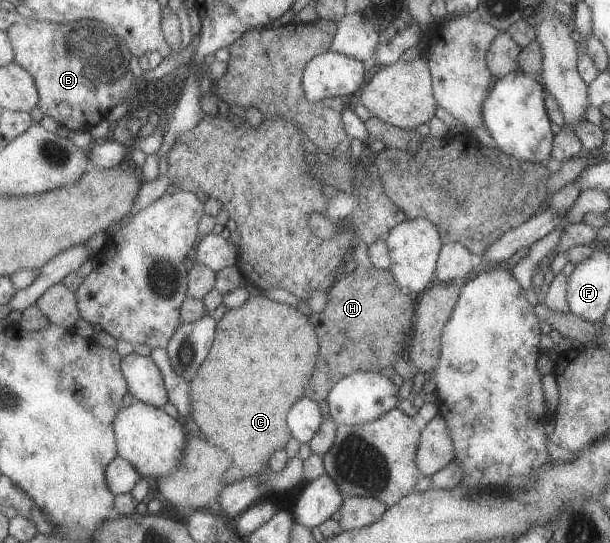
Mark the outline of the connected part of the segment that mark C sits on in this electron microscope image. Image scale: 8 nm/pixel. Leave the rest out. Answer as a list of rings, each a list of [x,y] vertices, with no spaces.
[[[250,294],[241,306],[229,309],[216,322],[209,353],[189,382],[191,413],[188,422],[193,433],[195,427],[199,427],[211,445],[220,447],[232,457],[231,465],[224,473],[226,485],[247,476],[258,476],[267,469],[266,463],[271,452],[284,449],[291,436],[286,424],[286,413],[289,407],[303,397],[303,389],[314,373],[318,351],[318,339],[308,316],[293,306],[269,300],[259,294]]]

